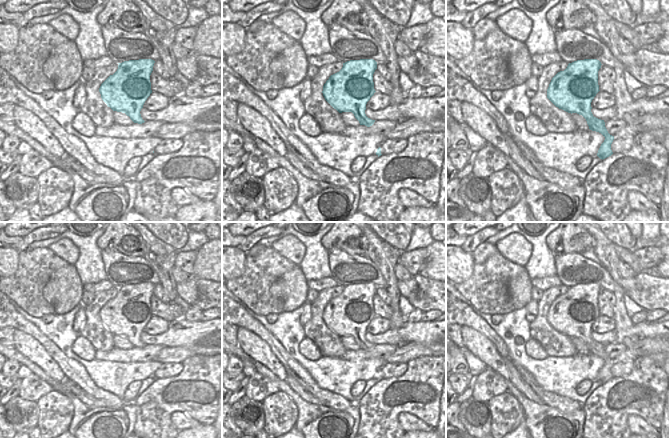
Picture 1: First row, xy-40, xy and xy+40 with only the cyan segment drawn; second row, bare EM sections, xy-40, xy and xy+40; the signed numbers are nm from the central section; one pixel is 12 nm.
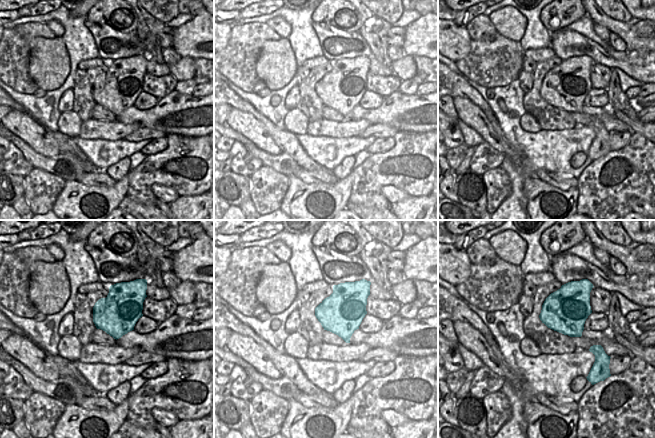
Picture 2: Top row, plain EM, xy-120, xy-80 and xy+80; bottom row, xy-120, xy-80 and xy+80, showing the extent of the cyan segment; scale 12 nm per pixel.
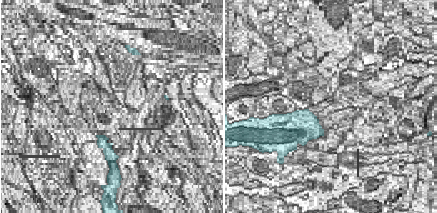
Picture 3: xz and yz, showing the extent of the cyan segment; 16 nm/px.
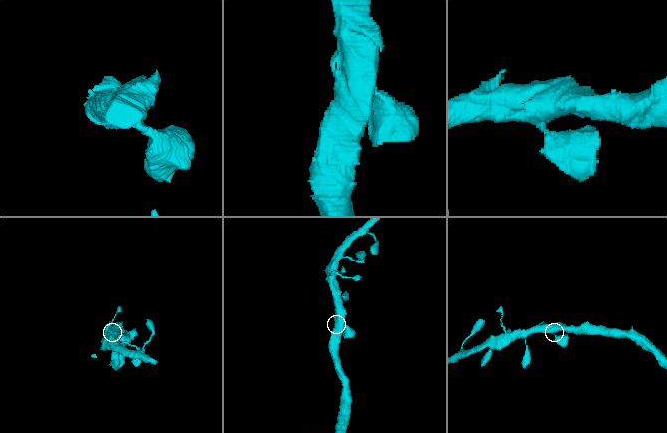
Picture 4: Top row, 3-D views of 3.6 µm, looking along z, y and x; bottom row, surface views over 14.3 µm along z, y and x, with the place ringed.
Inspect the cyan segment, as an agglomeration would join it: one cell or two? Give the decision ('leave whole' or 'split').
leave whole

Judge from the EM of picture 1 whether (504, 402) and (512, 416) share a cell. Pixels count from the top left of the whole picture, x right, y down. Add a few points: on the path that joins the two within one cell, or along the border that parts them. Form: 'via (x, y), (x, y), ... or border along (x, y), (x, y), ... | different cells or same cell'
via (504, 405), (504, 408), (509, 413) | same cell

